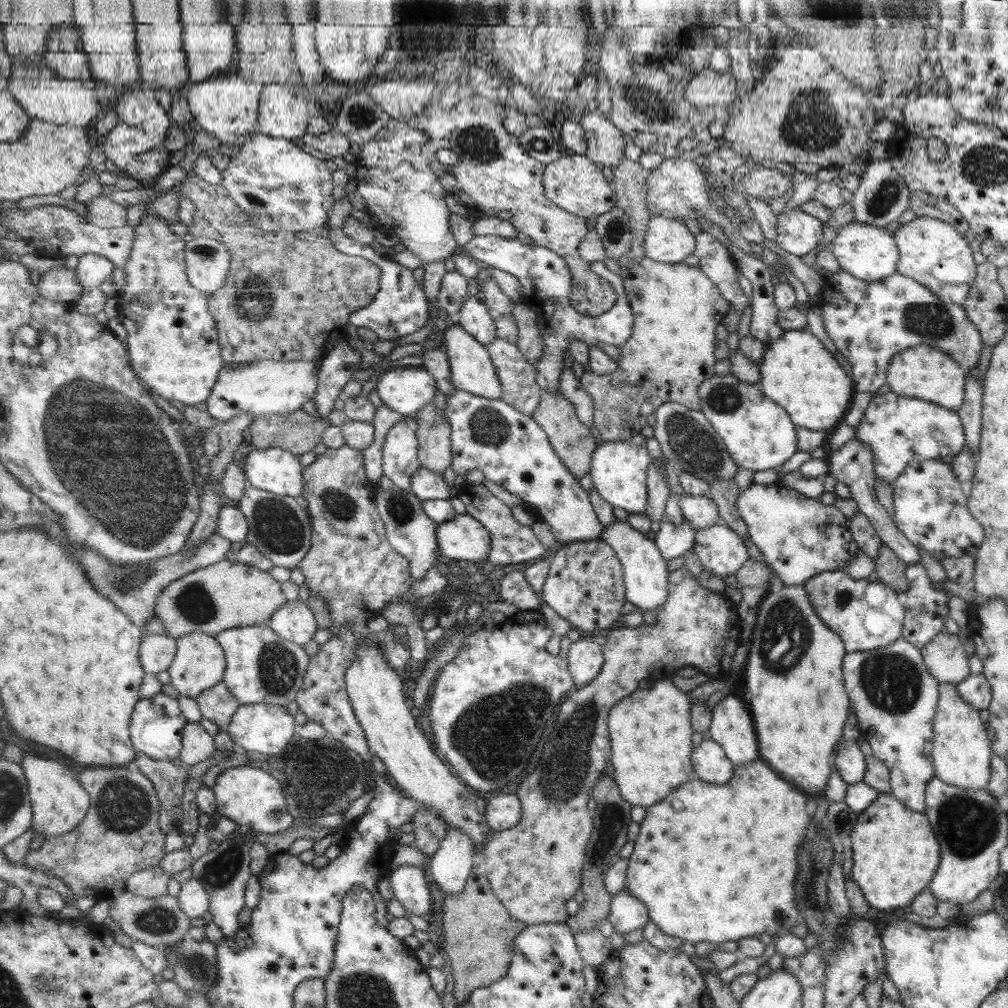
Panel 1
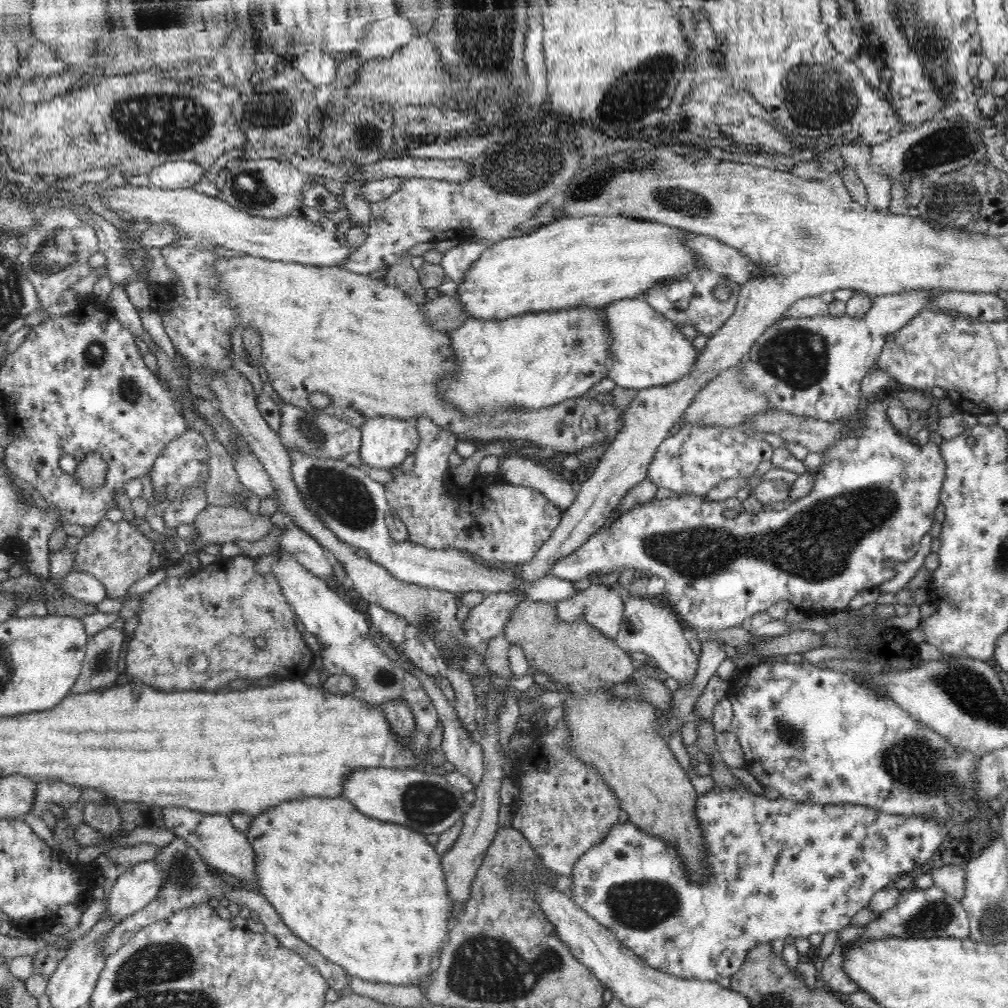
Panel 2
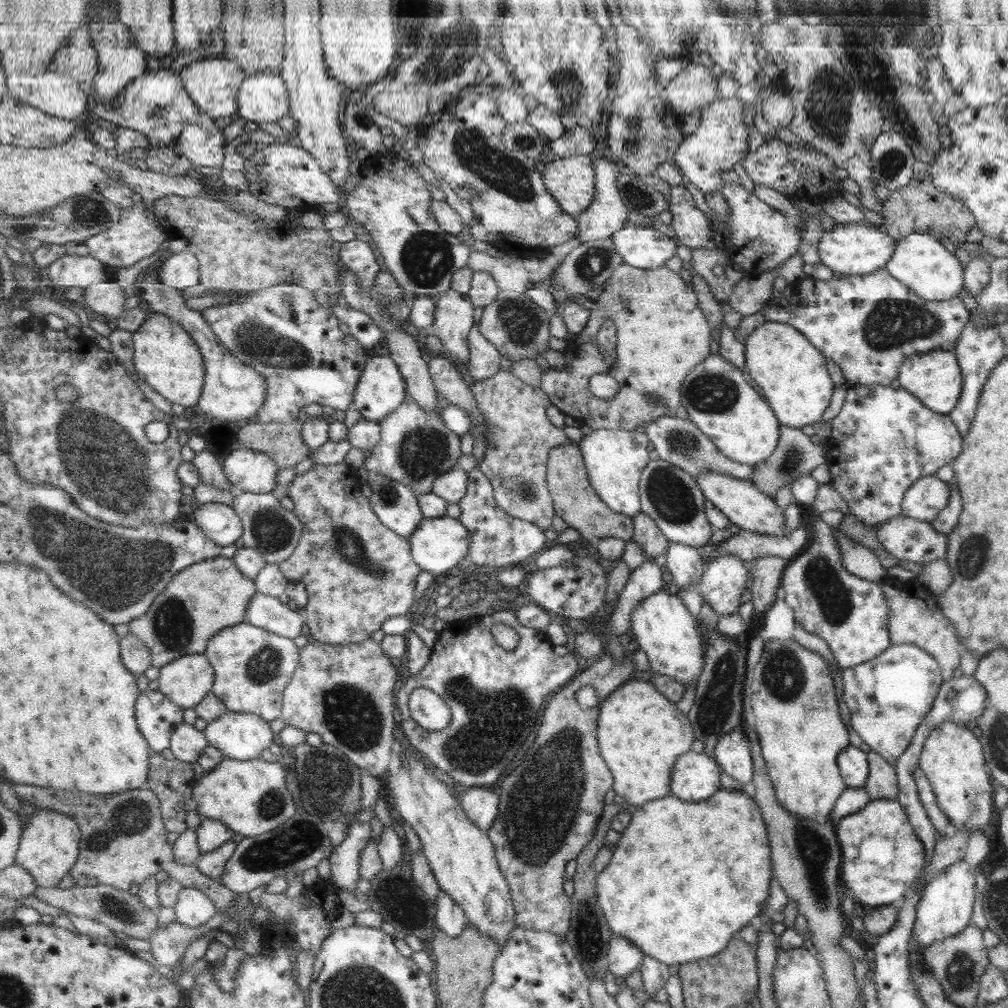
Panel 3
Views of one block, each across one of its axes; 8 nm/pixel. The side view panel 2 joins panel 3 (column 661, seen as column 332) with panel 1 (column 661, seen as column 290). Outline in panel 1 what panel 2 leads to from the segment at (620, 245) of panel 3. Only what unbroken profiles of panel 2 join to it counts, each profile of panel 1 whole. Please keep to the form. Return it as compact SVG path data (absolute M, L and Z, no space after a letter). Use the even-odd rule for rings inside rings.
M653 215L644 242L646 256L659 262L682 263L698 248L698 239L683 220Z

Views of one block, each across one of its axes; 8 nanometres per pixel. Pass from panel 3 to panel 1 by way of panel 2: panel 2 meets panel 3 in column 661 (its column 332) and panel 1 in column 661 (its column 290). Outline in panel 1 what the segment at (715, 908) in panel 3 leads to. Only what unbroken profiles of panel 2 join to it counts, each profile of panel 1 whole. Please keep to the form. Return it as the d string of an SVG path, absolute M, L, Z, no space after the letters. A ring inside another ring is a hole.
M756 758L745 766L734 767L733 776L725 784L711 784L702 779L693 778L675 789L670 797L665 798L658 805L646 809L646 816L640 824L640 833L634 841L634 850L629 858L626 888L629 888L630 892L647 905L650 920L660 926L661 930L665 930L669 936L682 938L692 944L711 942L718 946L727 940L738 941L740 938L755 937L761 932L771 936L789 933L791 927L800 922L793 900L793 878L797 870L795 850L797 850L797 844L803 842L809 822L813 825L809 814L805 811L805 802L809 799L811 798L807 794L801 793L793 784L781 779L761 758Z

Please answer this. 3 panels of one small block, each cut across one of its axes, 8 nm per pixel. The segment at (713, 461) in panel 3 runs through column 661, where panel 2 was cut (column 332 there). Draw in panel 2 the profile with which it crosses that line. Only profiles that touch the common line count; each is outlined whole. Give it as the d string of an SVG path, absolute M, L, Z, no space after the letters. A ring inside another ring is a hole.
M280 396L273 398L273 400L277 402L281 409L281 427L277 433L285 447L295 446L304 454L341 460L351 452L358 451L361 447L361 427L356 428L350 423L333 416L304 412L296 406L284 404Z

